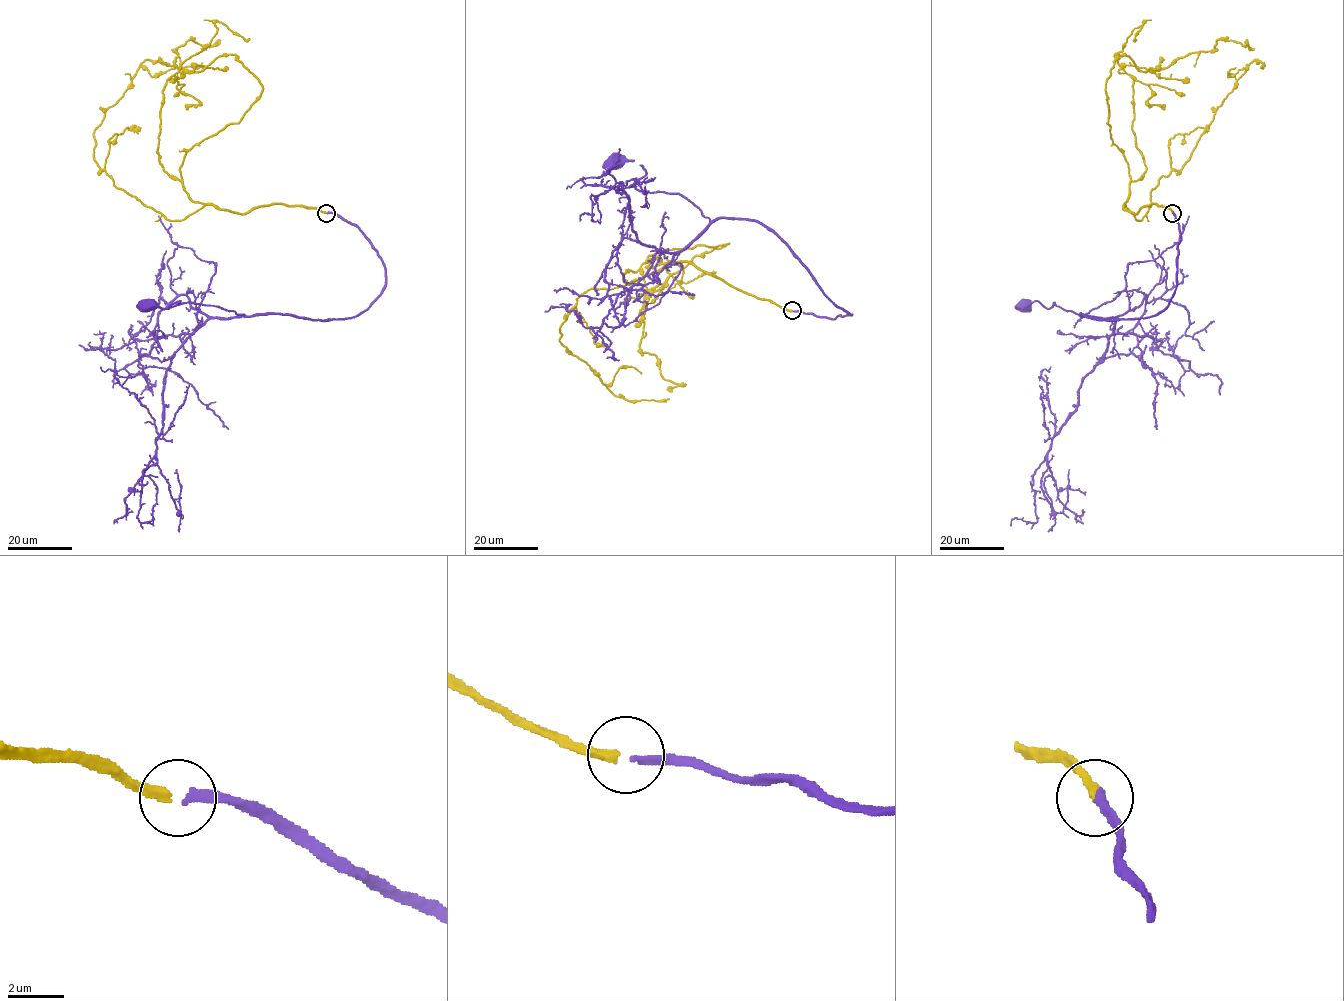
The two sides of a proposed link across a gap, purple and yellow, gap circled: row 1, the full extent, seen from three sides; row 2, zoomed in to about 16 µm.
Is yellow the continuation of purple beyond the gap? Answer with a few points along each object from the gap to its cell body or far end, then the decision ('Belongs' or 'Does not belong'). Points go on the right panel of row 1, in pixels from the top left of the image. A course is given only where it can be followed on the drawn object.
Course of purple: (1172, 213), (1177, 286), (1156, 314), (1096, 320), (1054, 302), (1024, 303). Course of yellow: (1172, 213), (1123, 208), (1146, 165), (1133, 78), (1119, 70), (1167, 68), (1220, 39), (1251, 48). Belongs

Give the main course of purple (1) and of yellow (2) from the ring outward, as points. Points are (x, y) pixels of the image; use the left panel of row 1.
1: (327, 213), (353, 223), (385, 269), (380, 296), (355, 317), (147, 303)
2: (326, 213), (194, 202), (164, 170), (164, 86), (205, 68), (179, 69), (173, 51), (201, 48)

